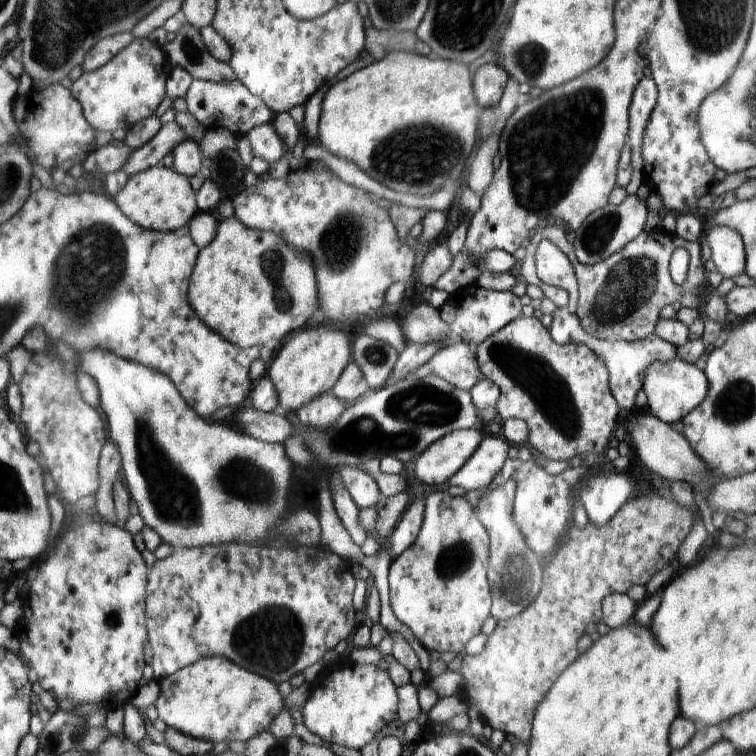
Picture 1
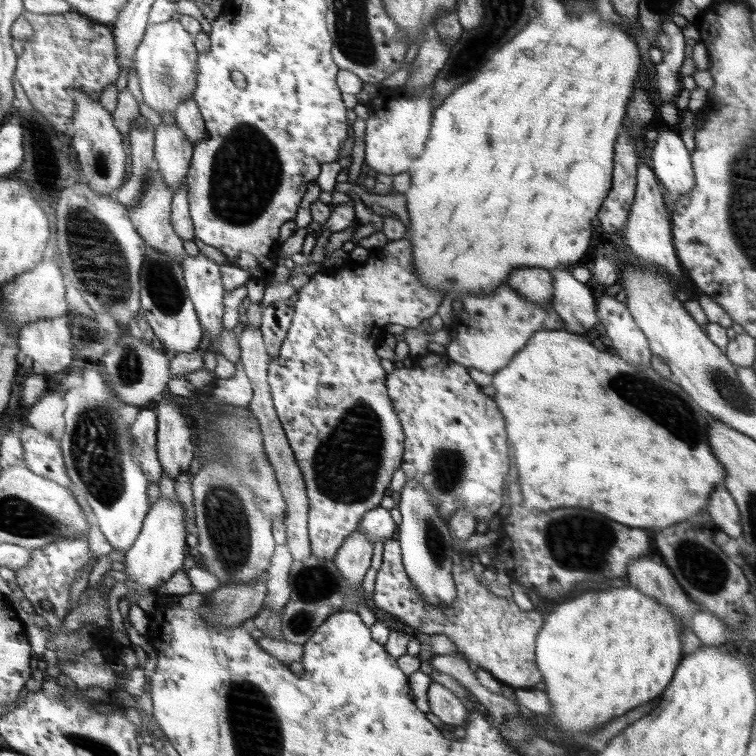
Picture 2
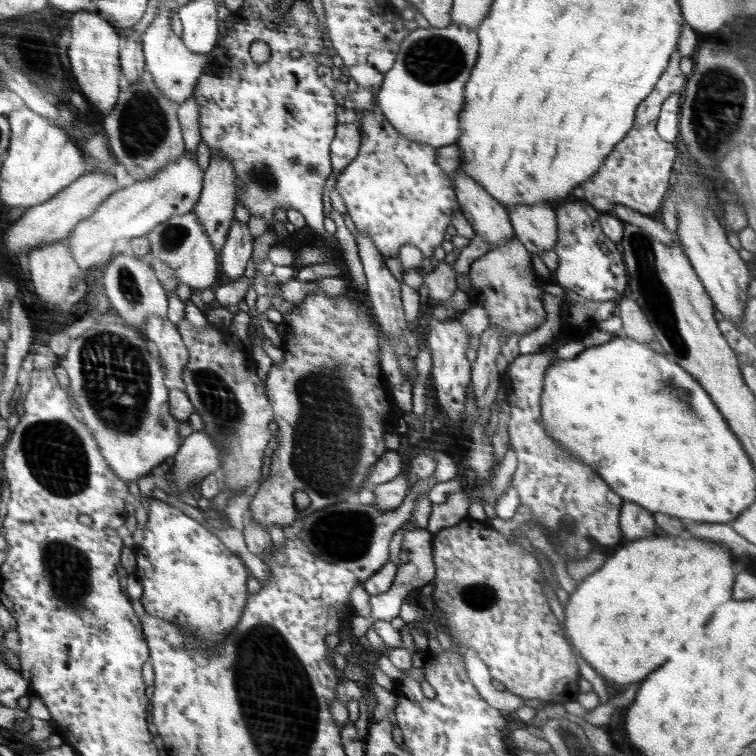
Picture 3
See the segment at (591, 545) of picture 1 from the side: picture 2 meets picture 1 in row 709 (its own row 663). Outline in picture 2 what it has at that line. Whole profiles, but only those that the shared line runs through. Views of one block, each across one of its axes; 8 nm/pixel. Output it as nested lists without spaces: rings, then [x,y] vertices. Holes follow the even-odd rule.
[[[398,538],[384,542],[383,558],[374,583],[373,599],[375,605],[398,618],[408,626],[429,635],[446,634],[456,644],[458,652],[464,658],[473,660],[492,674],[499,682],[510,689],[534,687],[542,682],[542,674],[536,665],[535,642],[544,624],[546,616],[556,606],[546,606],[544,612],[532,614],[520,610],[512,597],[500,598],[488,592],[470,568],[456,564],[452,569],[455,574],[456,599],[450,605],[432,605],[420,595],[418,587],[412,583],[404,569],[402,546]]]

